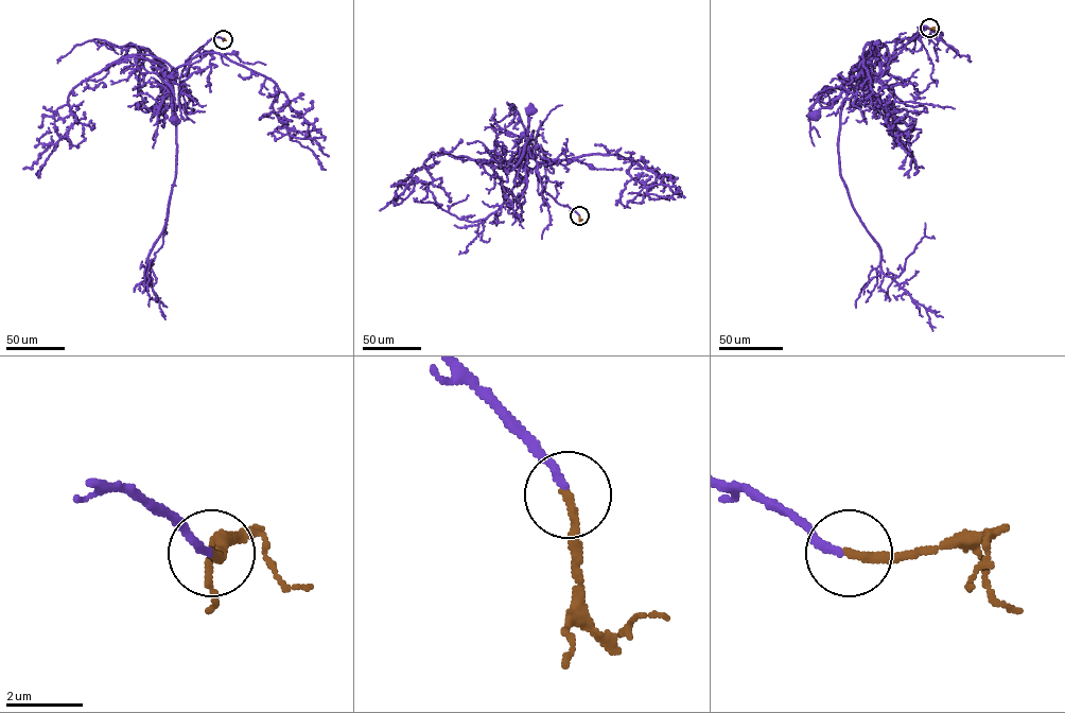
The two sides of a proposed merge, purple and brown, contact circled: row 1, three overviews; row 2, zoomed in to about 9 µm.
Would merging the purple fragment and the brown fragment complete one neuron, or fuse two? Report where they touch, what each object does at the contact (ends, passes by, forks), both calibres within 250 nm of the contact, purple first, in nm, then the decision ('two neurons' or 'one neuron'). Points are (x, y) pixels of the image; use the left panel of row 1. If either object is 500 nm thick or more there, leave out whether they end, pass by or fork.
at (223, 39); purple ends there; brown ends there; 190 nm thick on the purple side, 220 nm on the other; one neuron

